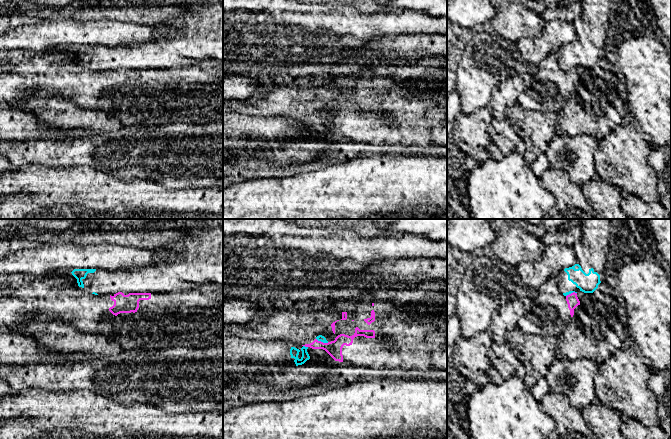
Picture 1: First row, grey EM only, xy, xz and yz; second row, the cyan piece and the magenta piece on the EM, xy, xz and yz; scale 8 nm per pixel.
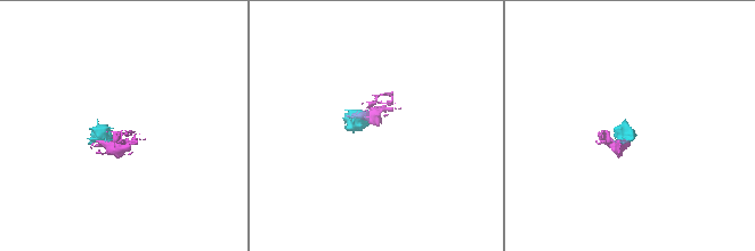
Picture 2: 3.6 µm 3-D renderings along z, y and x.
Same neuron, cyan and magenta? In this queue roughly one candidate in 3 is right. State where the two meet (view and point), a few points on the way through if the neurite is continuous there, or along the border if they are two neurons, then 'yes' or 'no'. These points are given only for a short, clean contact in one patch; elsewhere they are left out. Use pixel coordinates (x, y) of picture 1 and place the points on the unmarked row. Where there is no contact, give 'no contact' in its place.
contact xz (304, 122); border xz (303, 121), (307, 123); no

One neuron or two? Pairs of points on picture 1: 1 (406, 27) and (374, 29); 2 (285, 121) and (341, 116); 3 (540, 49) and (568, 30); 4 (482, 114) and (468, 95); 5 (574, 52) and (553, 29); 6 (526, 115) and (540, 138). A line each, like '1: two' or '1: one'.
1: one
2: two
3: one
4: two
5: two
6: one

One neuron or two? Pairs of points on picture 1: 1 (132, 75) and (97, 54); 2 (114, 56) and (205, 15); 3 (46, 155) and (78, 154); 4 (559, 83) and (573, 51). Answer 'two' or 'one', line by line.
1: two
2: one
3: one
4: two

